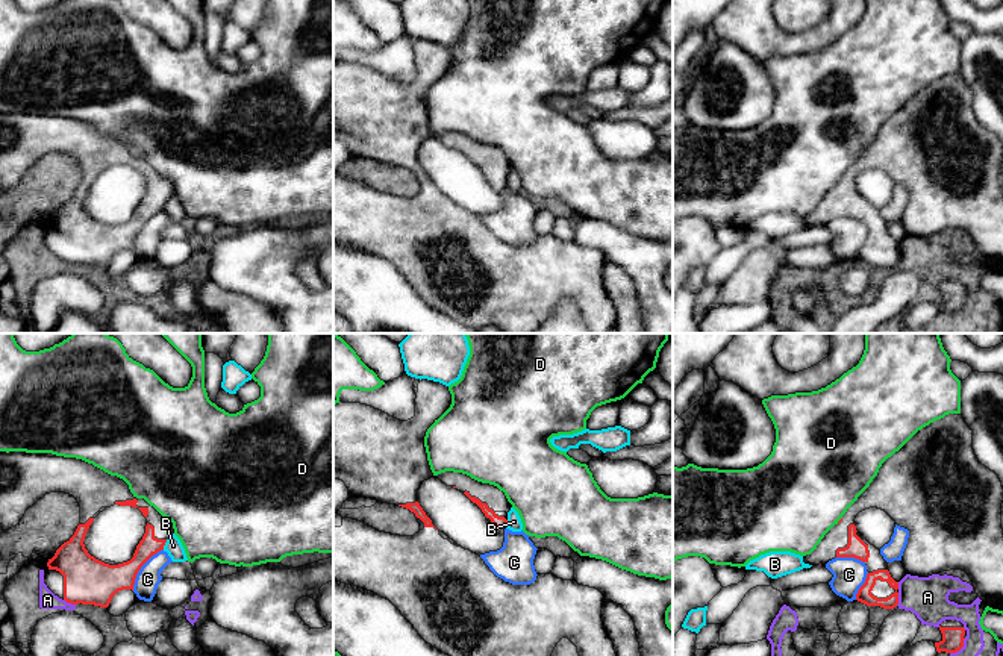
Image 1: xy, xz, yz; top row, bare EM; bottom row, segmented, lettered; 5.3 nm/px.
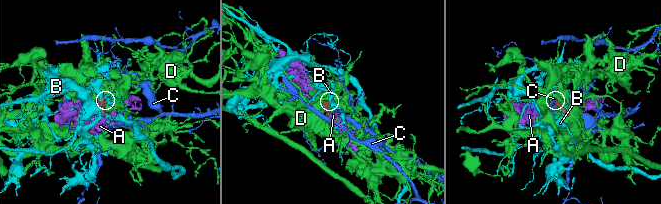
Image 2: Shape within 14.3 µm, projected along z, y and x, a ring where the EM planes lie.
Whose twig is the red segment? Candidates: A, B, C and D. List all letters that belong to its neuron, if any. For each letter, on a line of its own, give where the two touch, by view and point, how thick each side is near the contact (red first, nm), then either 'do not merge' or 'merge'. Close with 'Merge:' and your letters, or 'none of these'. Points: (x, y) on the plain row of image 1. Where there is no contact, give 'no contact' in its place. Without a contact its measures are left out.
A: yz (959, 309) | 110/190 nm | do not merge
B: xy (164, 205) | 110/90 nm | do not merge
C: xy (140, 229) | 220/130 nm | do not merge
D: yz (840, 181) | 20/500 nm | do not merge
Merge: none of these

